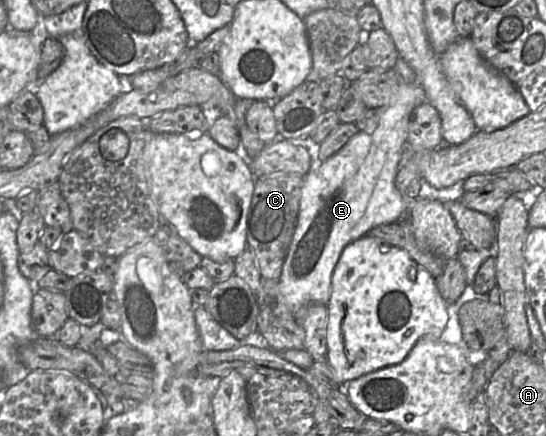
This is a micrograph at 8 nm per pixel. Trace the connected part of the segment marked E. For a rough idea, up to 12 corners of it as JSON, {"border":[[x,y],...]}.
{"border":[[419,83],[304,177],[277,280],[327,304],[349,243],[407,215],[395,177]]}

